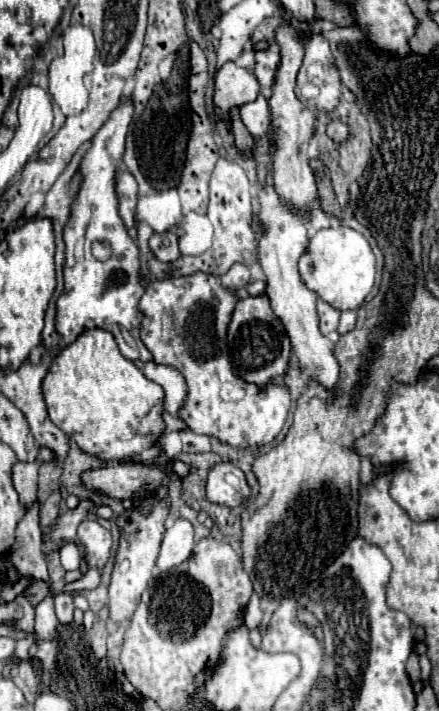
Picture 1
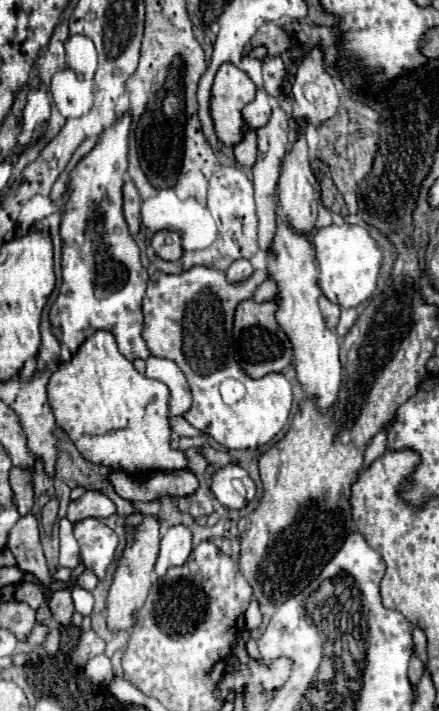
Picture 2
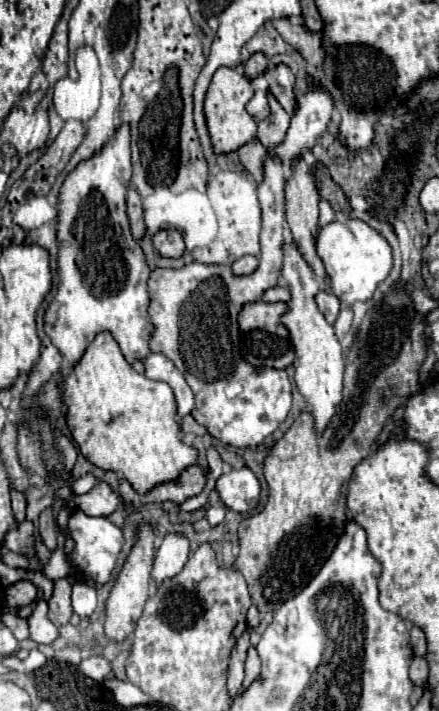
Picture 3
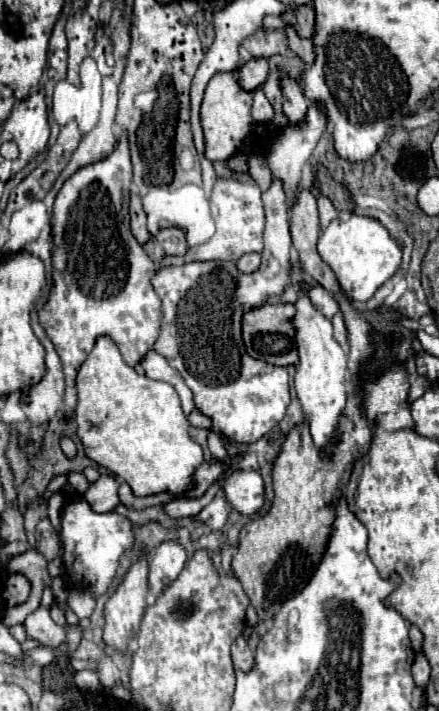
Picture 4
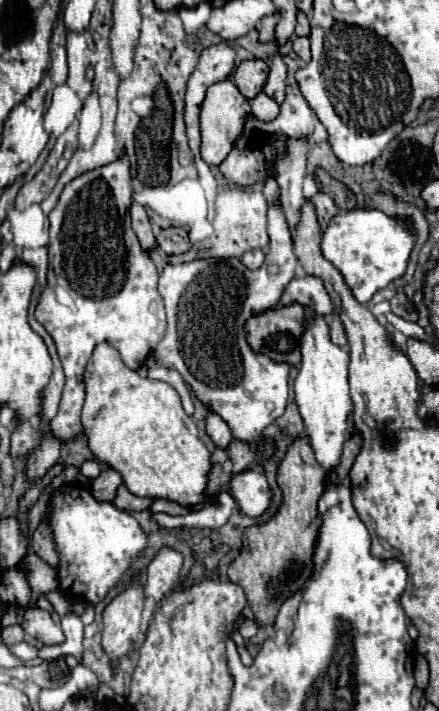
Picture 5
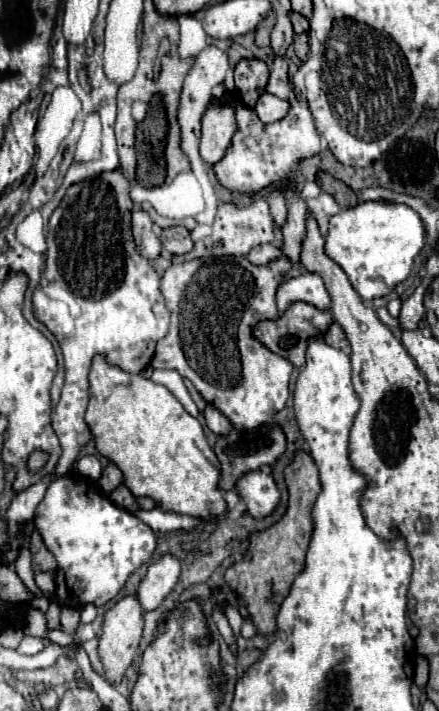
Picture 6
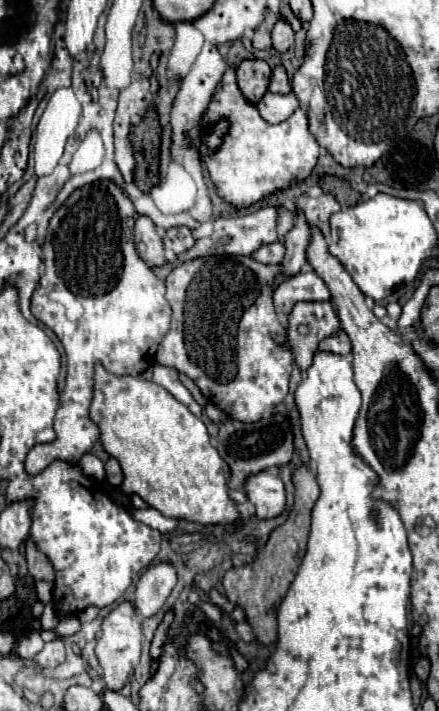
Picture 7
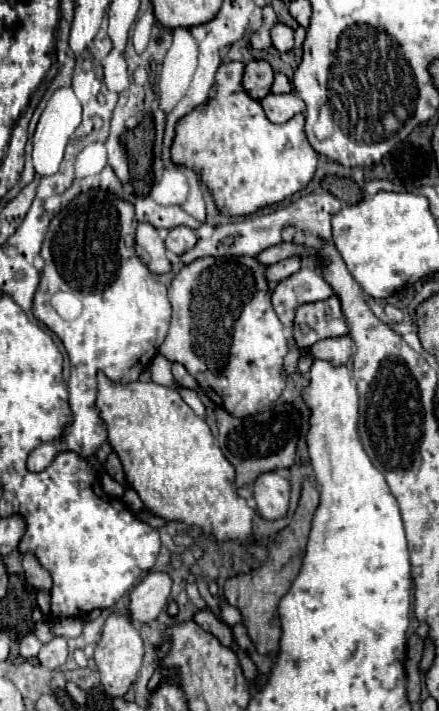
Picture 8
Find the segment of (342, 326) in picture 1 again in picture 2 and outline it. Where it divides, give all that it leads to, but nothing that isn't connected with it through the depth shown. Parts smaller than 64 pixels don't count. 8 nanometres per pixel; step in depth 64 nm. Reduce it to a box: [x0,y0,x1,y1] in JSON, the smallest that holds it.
[336,308,358,338]

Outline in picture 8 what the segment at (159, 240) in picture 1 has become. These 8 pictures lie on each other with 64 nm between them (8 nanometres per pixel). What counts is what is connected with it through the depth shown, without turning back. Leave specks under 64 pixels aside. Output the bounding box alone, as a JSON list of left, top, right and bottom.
[166,226,196,254]

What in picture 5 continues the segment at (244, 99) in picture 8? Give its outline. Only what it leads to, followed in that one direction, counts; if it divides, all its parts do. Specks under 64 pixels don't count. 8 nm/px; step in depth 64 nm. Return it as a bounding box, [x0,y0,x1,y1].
[220,90,316,184]

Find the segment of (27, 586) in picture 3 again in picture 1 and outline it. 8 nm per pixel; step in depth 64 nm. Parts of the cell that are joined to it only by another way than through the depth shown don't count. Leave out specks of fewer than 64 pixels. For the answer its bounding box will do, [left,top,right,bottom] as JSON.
[24,580,52,606]

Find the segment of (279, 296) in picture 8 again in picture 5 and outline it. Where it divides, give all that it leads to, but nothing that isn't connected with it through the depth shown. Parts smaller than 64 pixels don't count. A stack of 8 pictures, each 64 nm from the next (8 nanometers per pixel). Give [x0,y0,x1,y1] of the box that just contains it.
[280,276,334,316]

